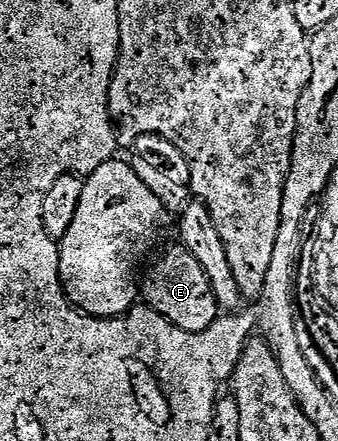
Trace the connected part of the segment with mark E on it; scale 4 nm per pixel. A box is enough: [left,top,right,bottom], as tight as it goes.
[139,246,217,332]

